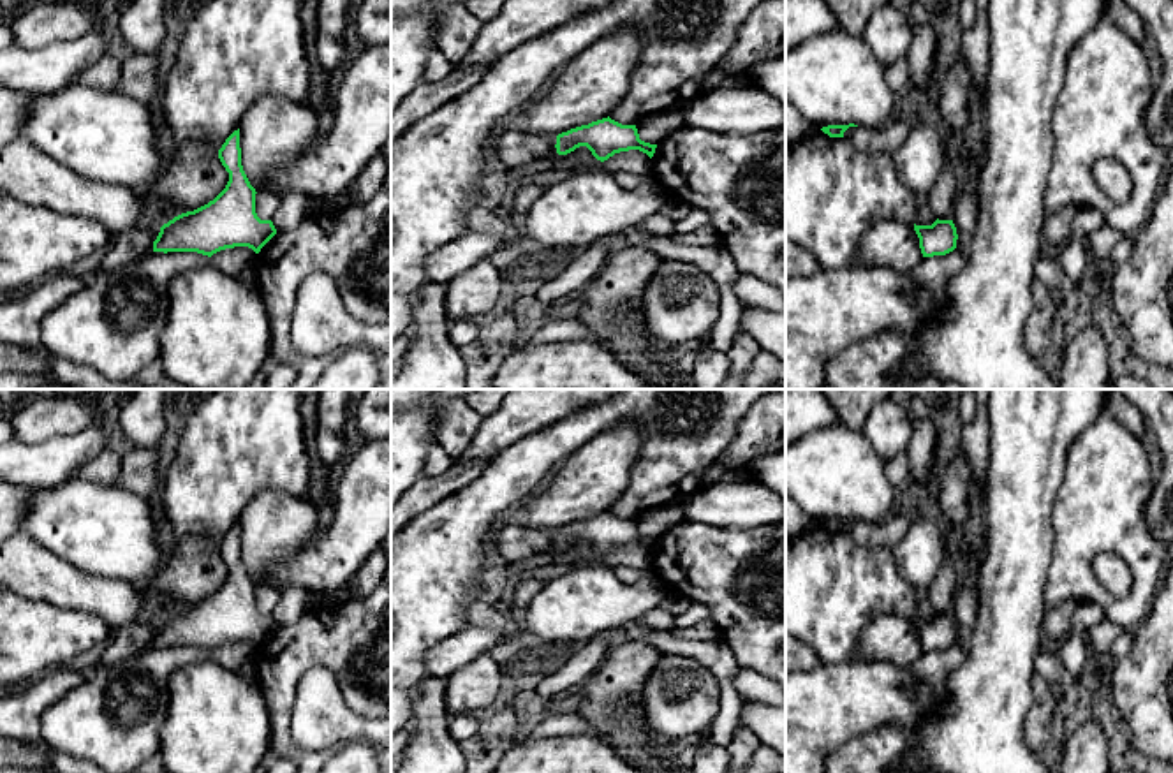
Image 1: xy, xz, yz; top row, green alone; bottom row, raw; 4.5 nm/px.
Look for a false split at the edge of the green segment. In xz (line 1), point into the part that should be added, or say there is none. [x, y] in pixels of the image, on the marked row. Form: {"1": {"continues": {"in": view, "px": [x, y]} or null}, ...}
{"1": {"continues": null}}

